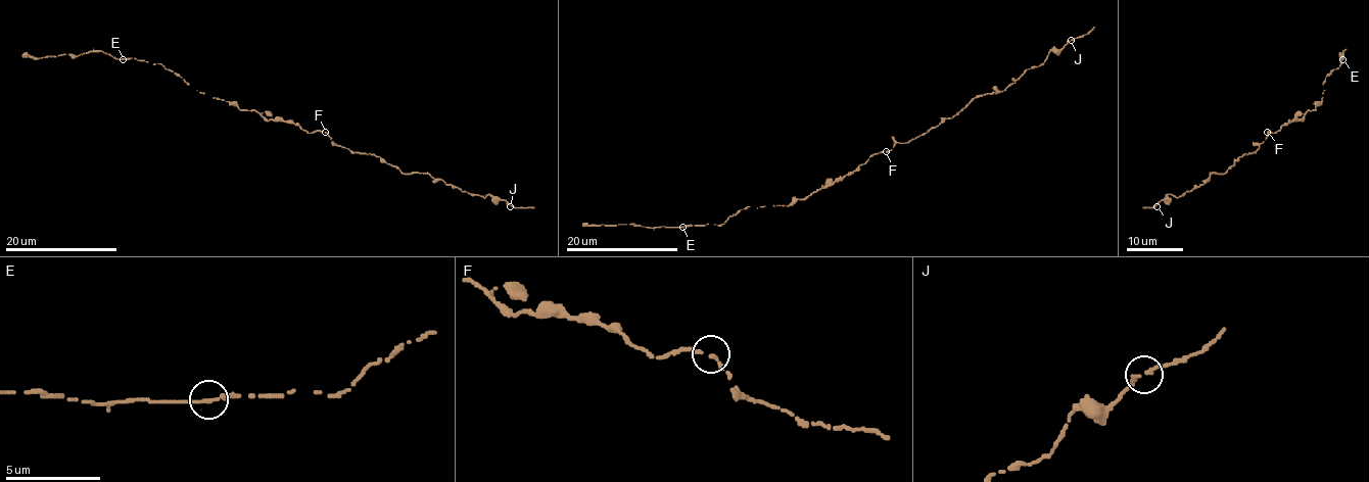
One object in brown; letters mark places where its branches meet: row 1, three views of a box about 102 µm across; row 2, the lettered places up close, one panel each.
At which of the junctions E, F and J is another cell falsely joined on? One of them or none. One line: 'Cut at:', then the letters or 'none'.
Cut at: none

